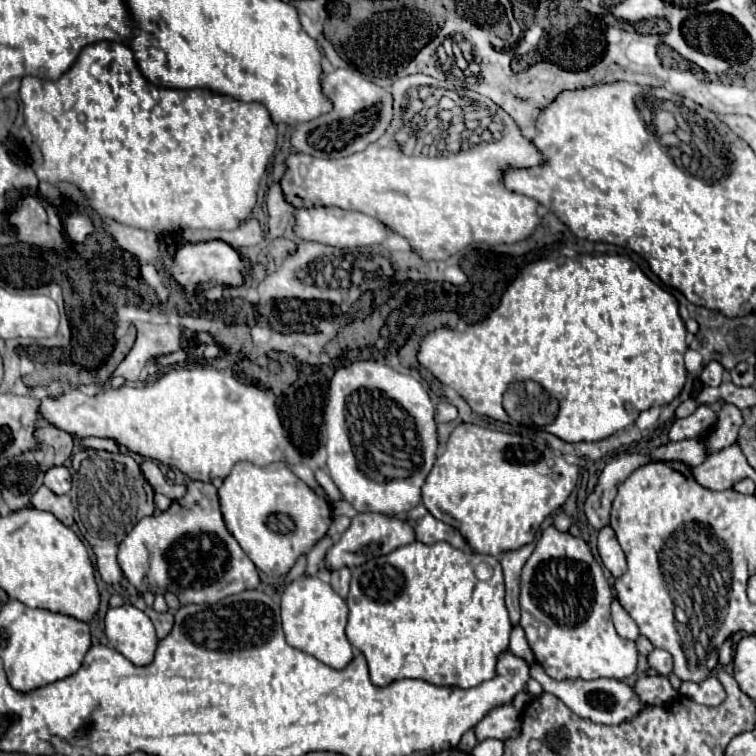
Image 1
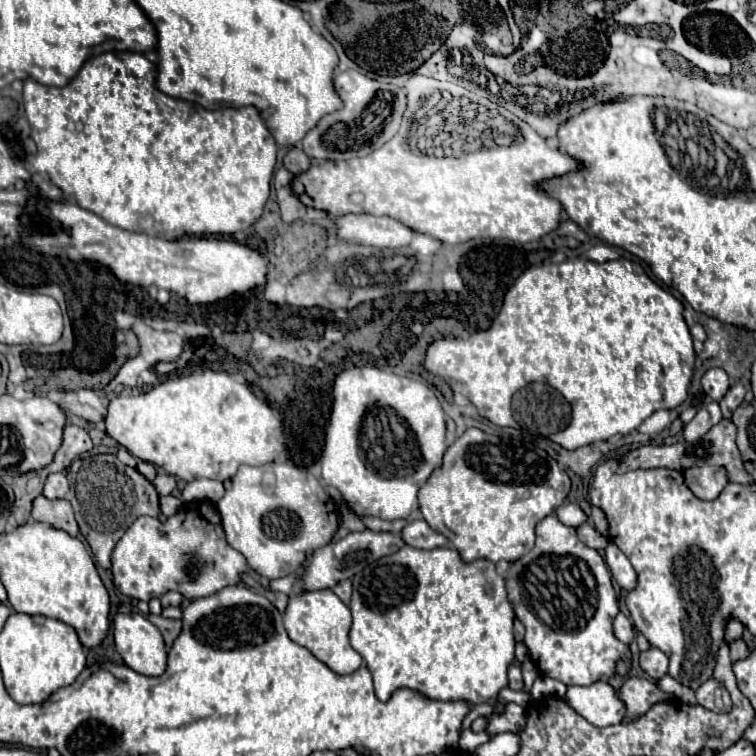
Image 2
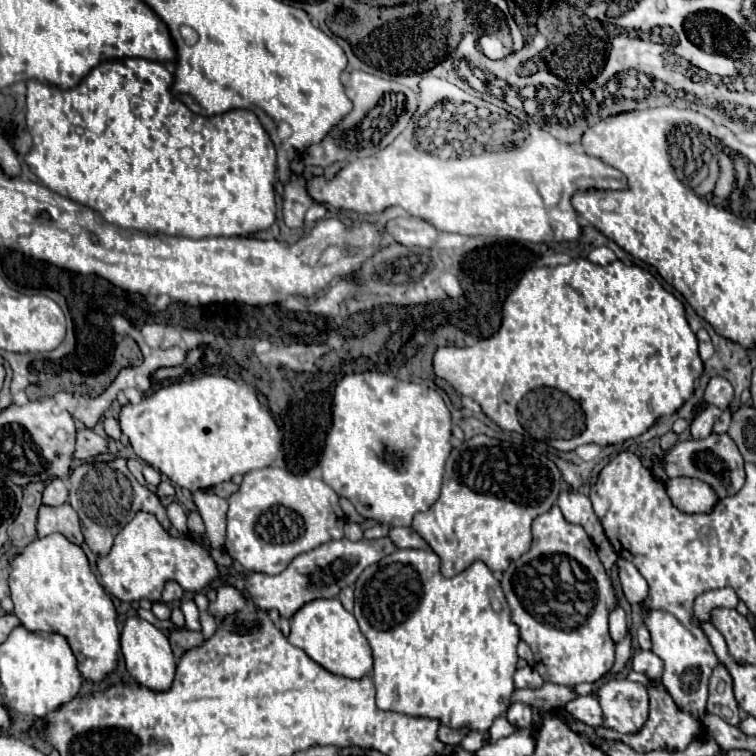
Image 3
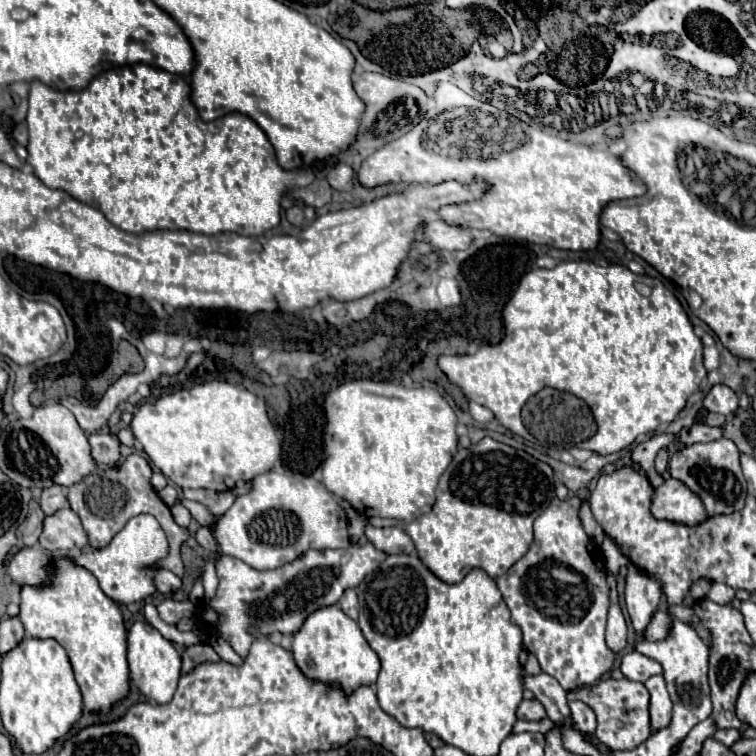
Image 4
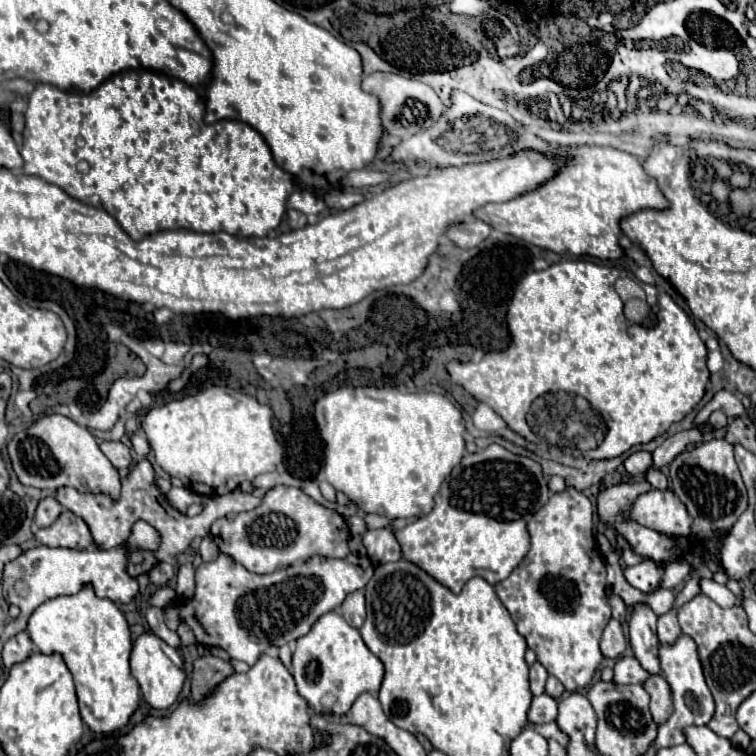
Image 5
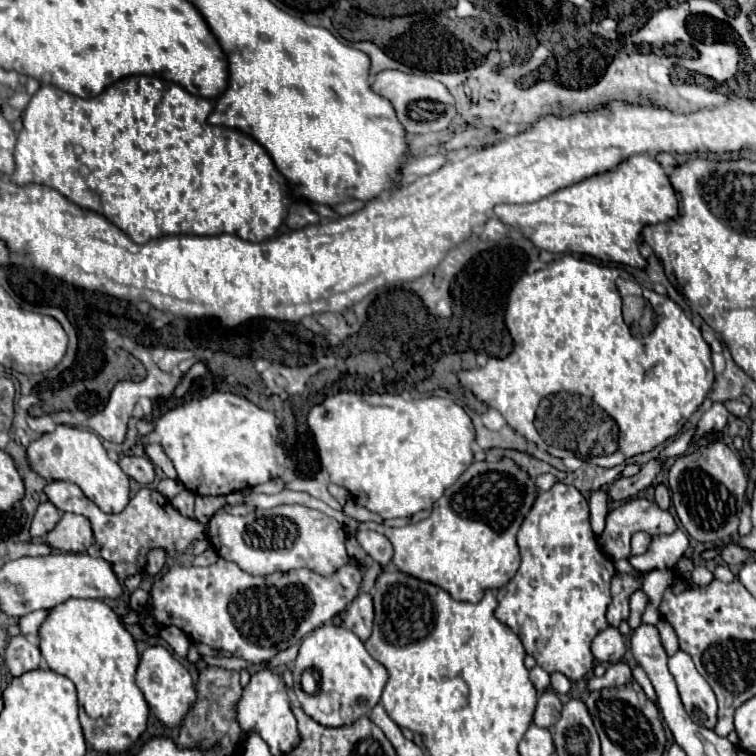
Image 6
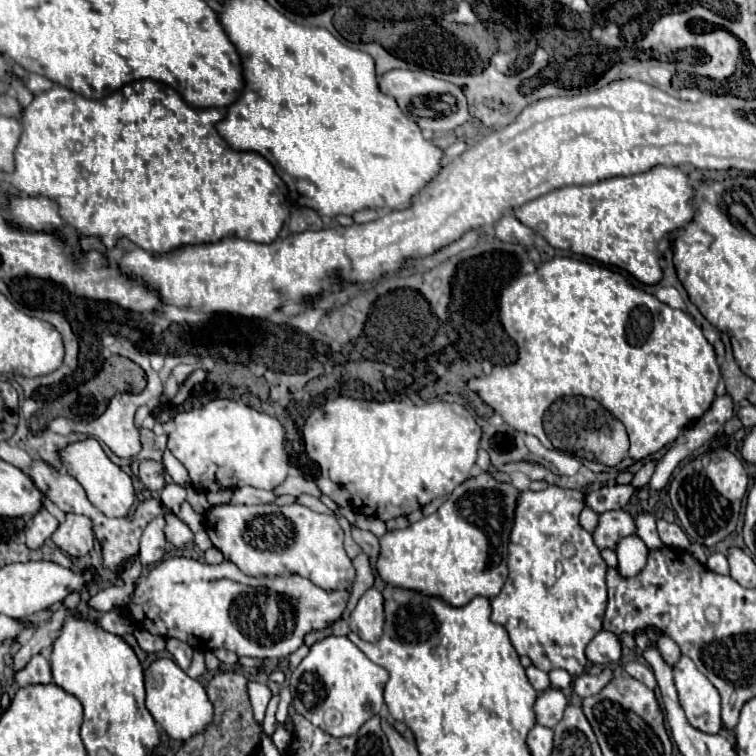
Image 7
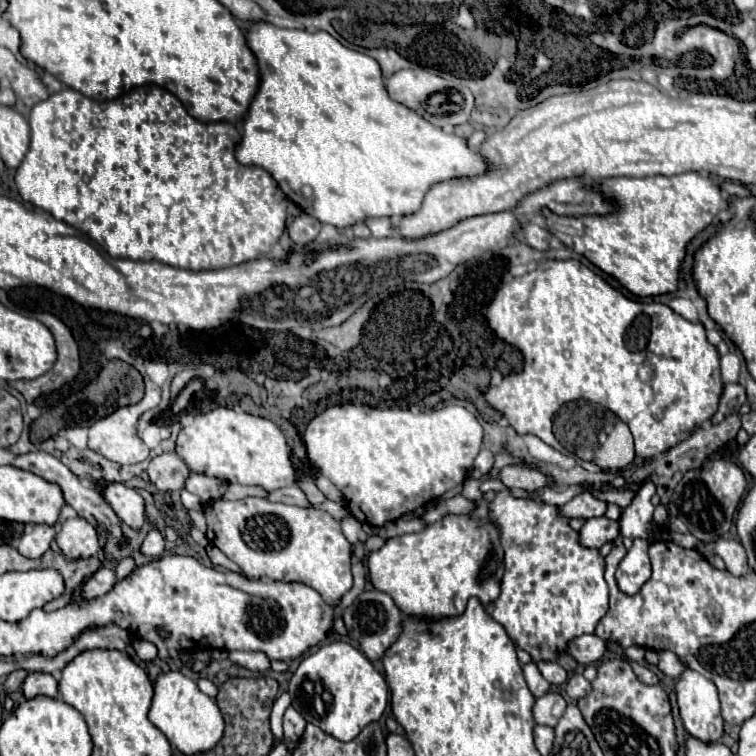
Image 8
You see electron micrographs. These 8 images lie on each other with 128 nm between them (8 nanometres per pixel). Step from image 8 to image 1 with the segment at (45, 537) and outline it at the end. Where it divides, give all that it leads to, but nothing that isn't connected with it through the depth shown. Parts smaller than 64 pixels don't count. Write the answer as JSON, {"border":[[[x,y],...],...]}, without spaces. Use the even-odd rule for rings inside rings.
{"border":[[[66,466],[50,468],[44,476],[44,486],[50,488],[54,494],[68,494],[70,492],[70,472]]]}

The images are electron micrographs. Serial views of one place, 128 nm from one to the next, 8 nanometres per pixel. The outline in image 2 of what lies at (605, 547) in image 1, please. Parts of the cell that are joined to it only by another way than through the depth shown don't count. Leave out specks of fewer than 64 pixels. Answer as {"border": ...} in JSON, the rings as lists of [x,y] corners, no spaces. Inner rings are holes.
{"border":[[[612,542],[608,544],[608,548],[606,548],[606,552],[604,552],[604,558],[606,558],[606,564],[608,564],[608,568],[610,568],[614,580],[616,580],[626,592],[634,590],[636,584],[638,584],[638,574],[636,574],[636,570],[632,568],[630,560],[628,560]]]}

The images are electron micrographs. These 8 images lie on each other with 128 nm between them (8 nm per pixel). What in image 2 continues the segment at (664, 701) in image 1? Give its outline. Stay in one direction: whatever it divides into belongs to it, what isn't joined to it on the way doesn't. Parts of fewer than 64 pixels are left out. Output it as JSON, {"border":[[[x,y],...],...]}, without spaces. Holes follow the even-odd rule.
{"border":[[[626,678],[624,684],[618,688],[618,698],[626,706],[626,720],[634,722],[640,716],[644,716],[650,706],[668,700],[672,696],[662,694],[656,688],[656,684],[648,678]]]}

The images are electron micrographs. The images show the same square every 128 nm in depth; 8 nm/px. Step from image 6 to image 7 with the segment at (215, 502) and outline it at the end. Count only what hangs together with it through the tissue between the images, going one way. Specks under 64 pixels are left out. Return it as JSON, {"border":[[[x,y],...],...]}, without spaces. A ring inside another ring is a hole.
{"border":[[[242,486],[234,490],[232,502],[230,504],[268,504],[274,502],[276,494],[268,492],[268,490],[258,490],[252,486]]]}

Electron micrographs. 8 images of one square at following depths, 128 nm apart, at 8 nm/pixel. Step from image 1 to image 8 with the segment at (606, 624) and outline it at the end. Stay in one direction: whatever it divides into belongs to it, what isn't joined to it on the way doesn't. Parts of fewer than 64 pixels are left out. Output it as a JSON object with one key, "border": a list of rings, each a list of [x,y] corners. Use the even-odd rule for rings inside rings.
{"border":[[[492,480],[492,488],[498,490],[494,500],[488,504],[488,518],[500,532],[500,542],[504,548],[504,578],[502,592],[498,600],[486,606],[486,612],[504,626],[512,642],[526,650],[534,662],[556,660],[568,672],[576,668],[576,660],[566,654],[566,644],[580,634],[594,634],[598,620],[608,610],[608,586],[604,580],[604,556],[598,550],[584,548],[578,544],[578,534],[568,526],[568,520],[558,514],[556,506],[544,502],[522,500],[510,496],[508,488]]]}

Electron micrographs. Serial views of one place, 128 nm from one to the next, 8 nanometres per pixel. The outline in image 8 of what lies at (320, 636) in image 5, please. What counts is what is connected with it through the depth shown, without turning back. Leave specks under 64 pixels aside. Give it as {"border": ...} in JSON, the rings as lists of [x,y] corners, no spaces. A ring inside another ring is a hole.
{"border":[[[324,642],[316,652],[306,656],[290,680],[288,694],[292,706],[306,722],[342,742],[354,740],[368,724],[378,722],[388,706],[384,676],[358,648],[346,642]]]}

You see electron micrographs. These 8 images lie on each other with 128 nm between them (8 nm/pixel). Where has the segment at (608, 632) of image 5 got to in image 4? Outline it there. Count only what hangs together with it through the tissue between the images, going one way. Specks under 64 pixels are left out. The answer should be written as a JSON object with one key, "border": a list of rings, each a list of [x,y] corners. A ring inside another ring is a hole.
{"border":[[[608,576],[610,586],[610,612],[608,612],[608,626],[606,626],[606,644],[612,652],[622,652],[626,648],[626,622],[620,610],[617,580],[614,576]]]}

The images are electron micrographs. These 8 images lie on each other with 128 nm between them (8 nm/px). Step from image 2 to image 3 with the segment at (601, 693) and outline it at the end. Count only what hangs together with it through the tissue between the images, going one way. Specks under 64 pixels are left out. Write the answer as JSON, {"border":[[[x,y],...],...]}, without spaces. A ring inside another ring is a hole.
{"border":[[[578,696],[576,700],[566,704],[566,710],[592,728],[598,728],[602,724],[602,710],[594,696]]]}

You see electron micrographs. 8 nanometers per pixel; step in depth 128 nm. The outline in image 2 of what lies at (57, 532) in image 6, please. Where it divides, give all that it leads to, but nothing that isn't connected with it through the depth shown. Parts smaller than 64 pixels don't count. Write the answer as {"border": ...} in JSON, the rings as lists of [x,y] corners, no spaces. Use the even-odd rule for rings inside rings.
{"border":[[[38,496],[32,506],[32,520],[46,522],[48,526],[64,530],[70,536],[78,536],[78,524],[68,500],[46,500],[44,496]]]}

